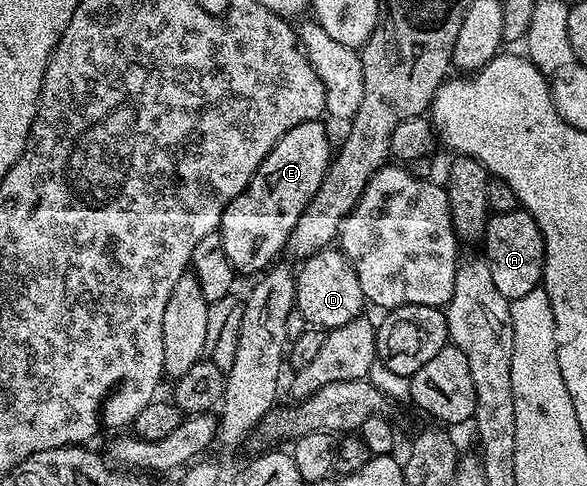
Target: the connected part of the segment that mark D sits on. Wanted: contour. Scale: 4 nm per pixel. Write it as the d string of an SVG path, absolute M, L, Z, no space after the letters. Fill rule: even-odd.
M329 246L318 250L307 256L299 267L295 269L295 311L301 312L309 325L320 330L331 330L346 326L346 322L358 318L365 311L366 301L362 286L358 286L358 274L354 274L354 266L350 266L339 247Z

